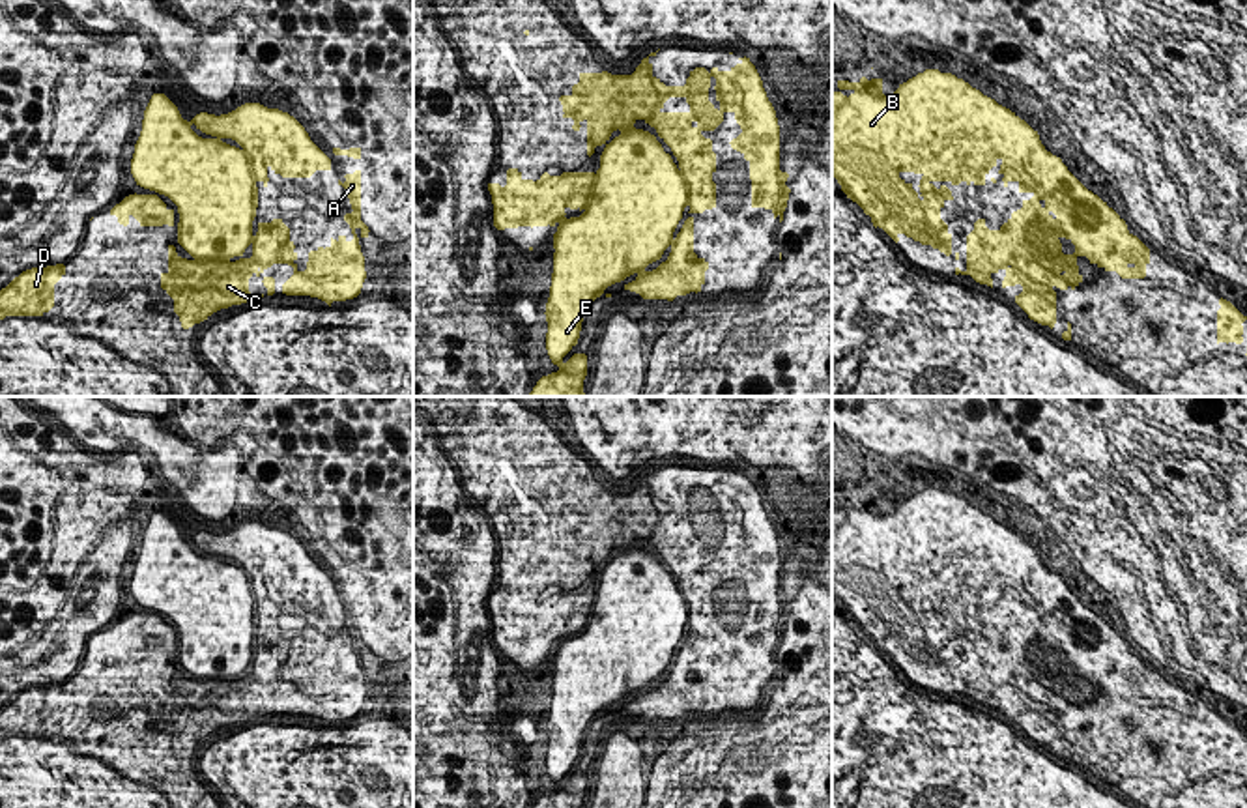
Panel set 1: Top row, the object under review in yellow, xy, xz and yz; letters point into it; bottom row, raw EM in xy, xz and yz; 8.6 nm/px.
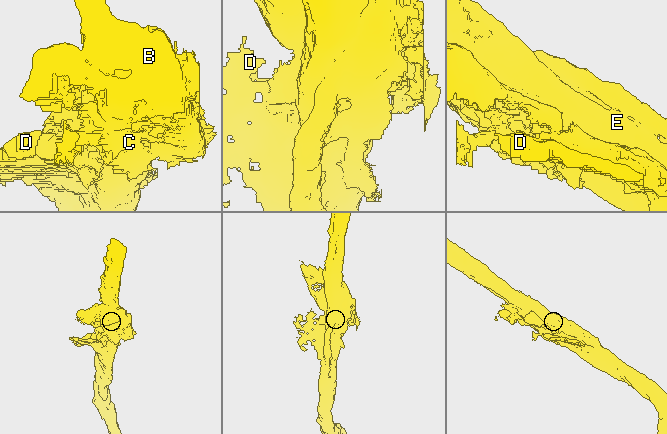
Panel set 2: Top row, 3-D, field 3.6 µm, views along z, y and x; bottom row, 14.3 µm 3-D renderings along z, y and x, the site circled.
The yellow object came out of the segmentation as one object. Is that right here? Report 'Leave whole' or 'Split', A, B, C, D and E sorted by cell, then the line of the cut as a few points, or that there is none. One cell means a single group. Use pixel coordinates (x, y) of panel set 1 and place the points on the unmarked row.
Split. Groups: A B E / C D. Split along yz (834, 533), (851, 526), (890, 562), (1010, 577), (1042, 618)

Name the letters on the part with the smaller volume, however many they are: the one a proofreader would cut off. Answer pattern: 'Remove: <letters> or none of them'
Remove: C, D

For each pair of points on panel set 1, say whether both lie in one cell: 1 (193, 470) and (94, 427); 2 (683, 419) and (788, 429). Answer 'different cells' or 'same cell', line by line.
1: same cell
2: different cells

